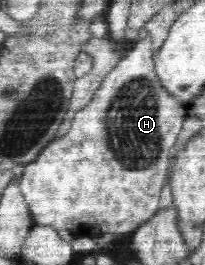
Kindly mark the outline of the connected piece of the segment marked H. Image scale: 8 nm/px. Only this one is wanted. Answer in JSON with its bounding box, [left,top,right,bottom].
[19,35,188,239]

